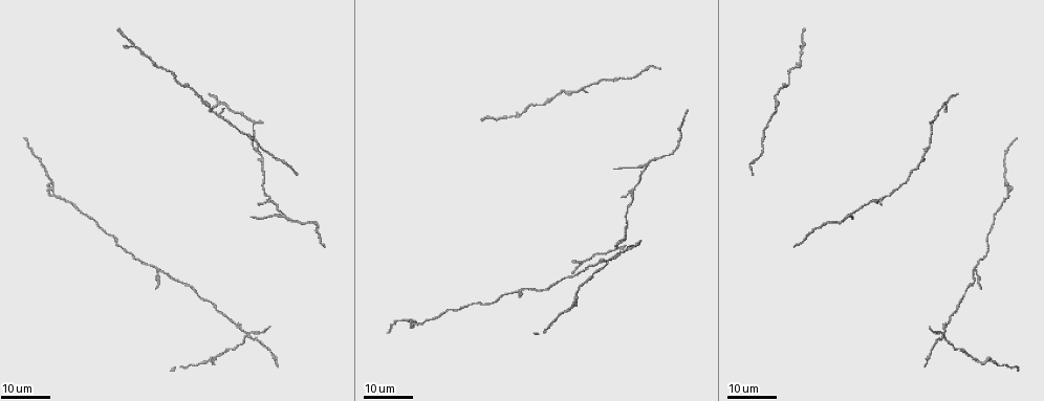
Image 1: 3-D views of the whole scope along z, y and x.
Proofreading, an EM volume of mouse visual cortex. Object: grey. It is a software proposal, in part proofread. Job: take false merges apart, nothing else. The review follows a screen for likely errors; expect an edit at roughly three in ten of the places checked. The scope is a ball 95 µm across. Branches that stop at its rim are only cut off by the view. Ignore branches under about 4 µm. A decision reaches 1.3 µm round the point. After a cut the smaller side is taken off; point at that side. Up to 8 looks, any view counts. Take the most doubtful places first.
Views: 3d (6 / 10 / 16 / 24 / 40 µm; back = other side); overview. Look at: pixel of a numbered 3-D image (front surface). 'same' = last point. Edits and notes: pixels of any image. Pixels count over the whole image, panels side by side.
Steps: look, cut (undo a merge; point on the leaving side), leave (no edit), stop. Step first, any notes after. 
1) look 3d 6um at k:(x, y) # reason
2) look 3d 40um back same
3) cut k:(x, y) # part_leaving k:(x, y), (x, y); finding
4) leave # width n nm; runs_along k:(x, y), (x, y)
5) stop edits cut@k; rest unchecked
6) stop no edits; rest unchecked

look 3d 24um at 1:(943, 332) # thin arm on a thick one

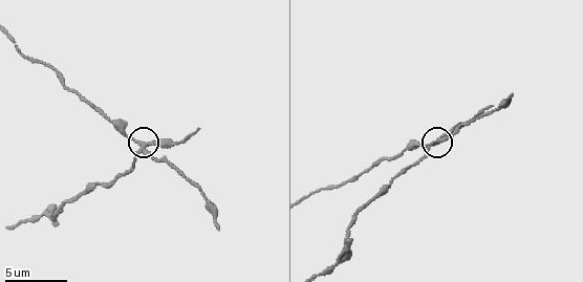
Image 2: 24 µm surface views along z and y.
look 3d 6um at 2:(434, 142)

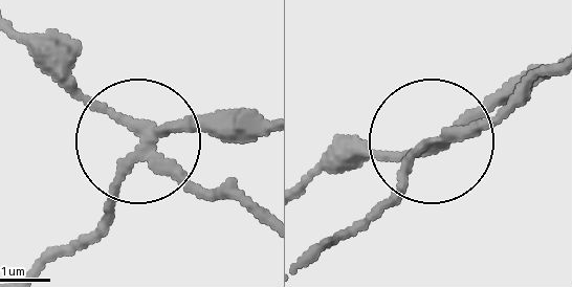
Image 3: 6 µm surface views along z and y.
cut 3:(105, 203) # arms 4; part_leaving 3:(152, 142), (102, 225), (39, 263); a second cell is stuck on

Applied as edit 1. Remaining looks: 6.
look overview

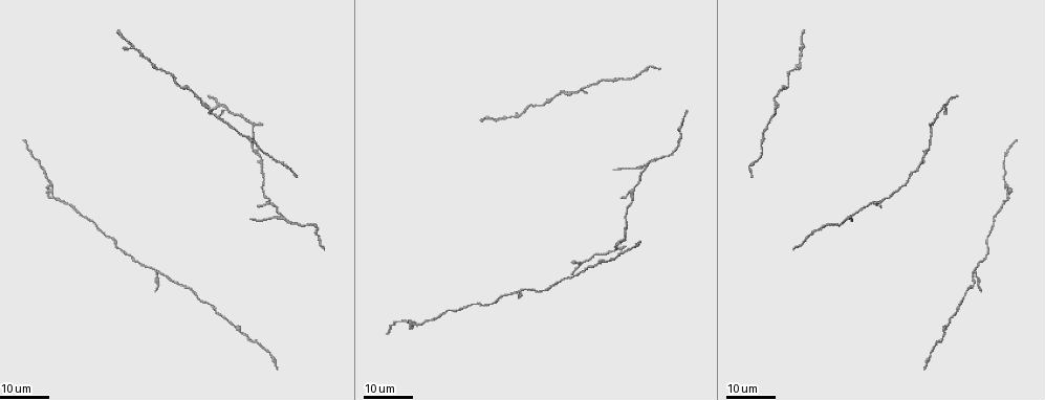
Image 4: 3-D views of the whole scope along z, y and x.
look 3d 24um at 4:(267, 203) # three-way junction

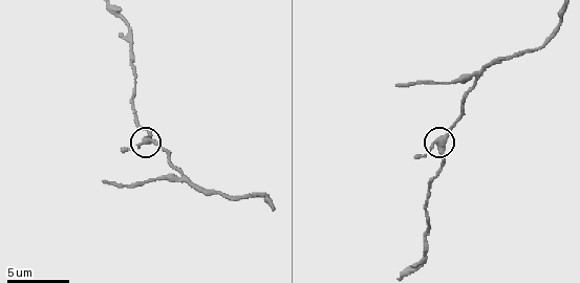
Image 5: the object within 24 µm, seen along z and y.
look 3d 10um at 5:(442, 143)

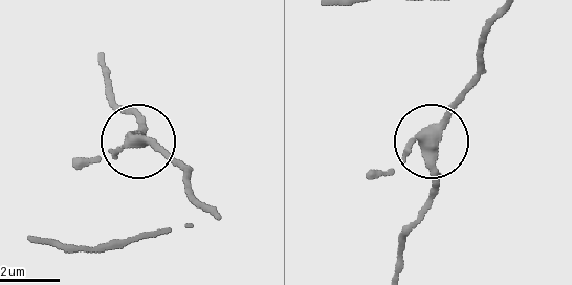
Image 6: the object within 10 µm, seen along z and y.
look 3d 6um at 6:(138, 140) # closer look

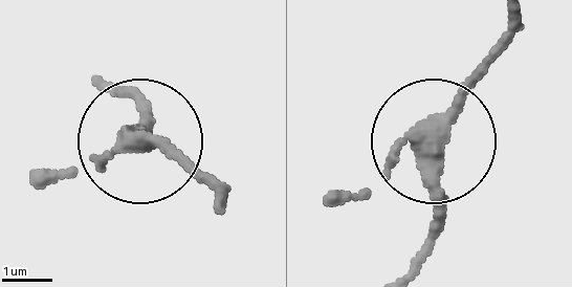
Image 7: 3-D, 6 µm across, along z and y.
leave # runs_along 7:(44, 188), (139, 141), (139, 96); one cell here

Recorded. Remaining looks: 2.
look 3d 10um at 5:(469, 77) # three arms meet

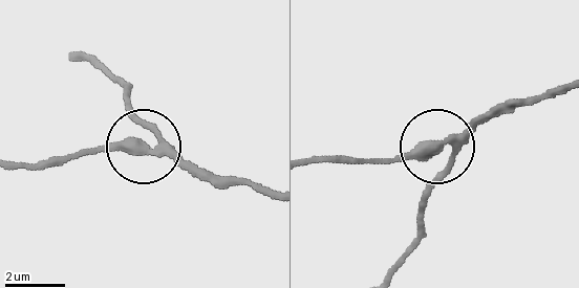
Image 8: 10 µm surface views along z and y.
leave # runs_along 8:(389, 271), (442, 151), (344, 159); all the same cell

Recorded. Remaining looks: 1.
stop edits cut@3; rest unchecked

